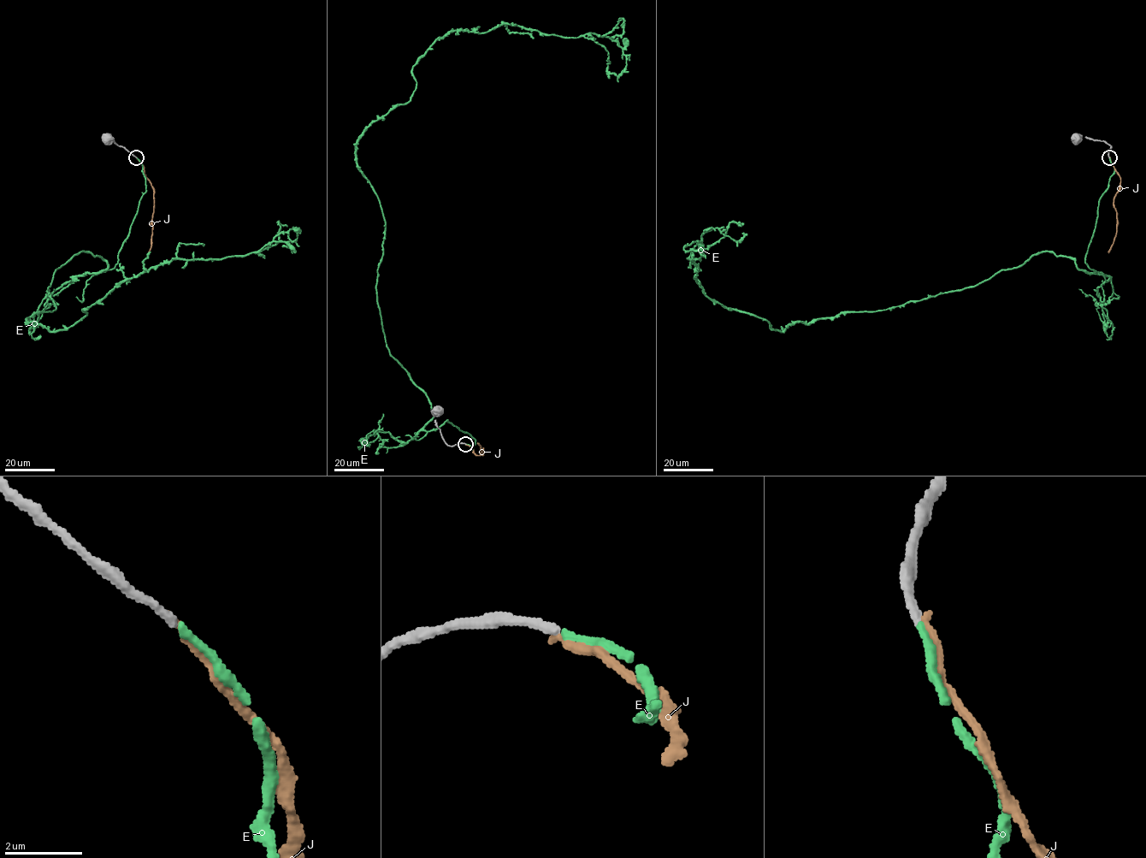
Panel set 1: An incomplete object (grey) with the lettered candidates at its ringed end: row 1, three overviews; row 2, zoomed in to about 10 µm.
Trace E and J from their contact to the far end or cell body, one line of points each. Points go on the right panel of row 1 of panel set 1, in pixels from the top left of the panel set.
E: (1109, 157), (1094, 274), (1038, 252), (781, 331), (697, 283), (704, 233), (747, 233)
J: (1109, 156), (1120, 178), (1120, 186), (1113, 199), (1116, 234), (1108, 252)

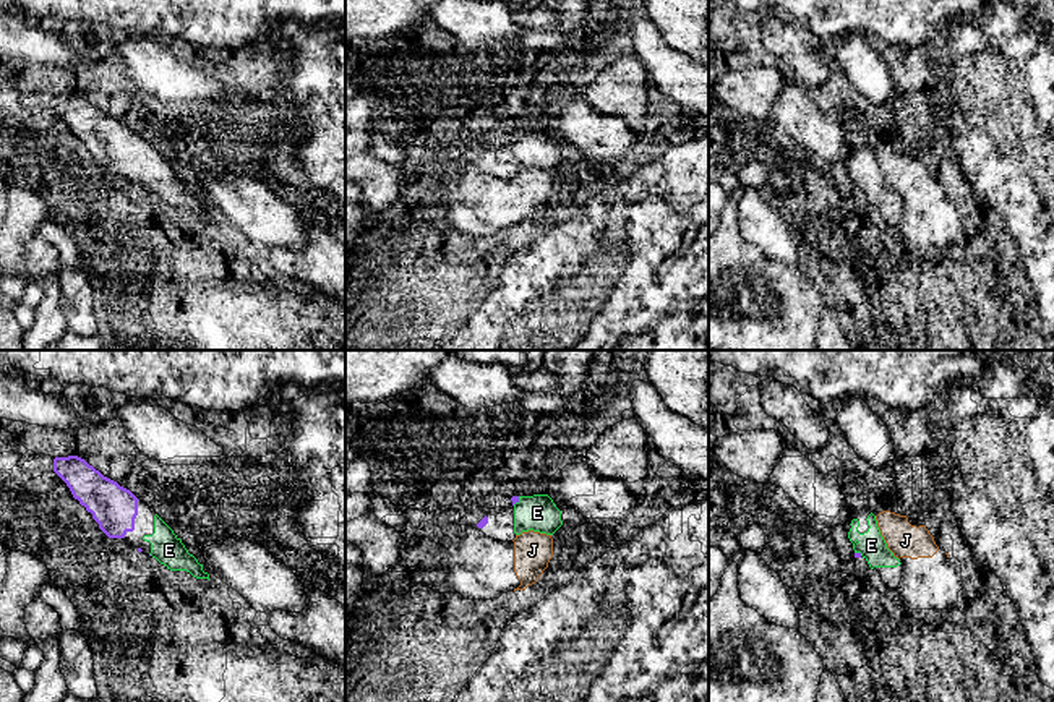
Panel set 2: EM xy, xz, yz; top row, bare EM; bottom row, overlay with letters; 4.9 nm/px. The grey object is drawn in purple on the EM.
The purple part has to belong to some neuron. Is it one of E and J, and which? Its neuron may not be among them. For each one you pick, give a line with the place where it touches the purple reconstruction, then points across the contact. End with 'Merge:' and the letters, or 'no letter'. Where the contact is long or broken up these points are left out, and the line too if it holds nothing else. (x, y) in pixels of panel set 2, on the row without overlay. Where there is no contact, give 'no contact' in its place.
E: contact xz (516, 138); way xz (514, 136), (516, 138), (531, 149), (537, 149)
Merge: E

